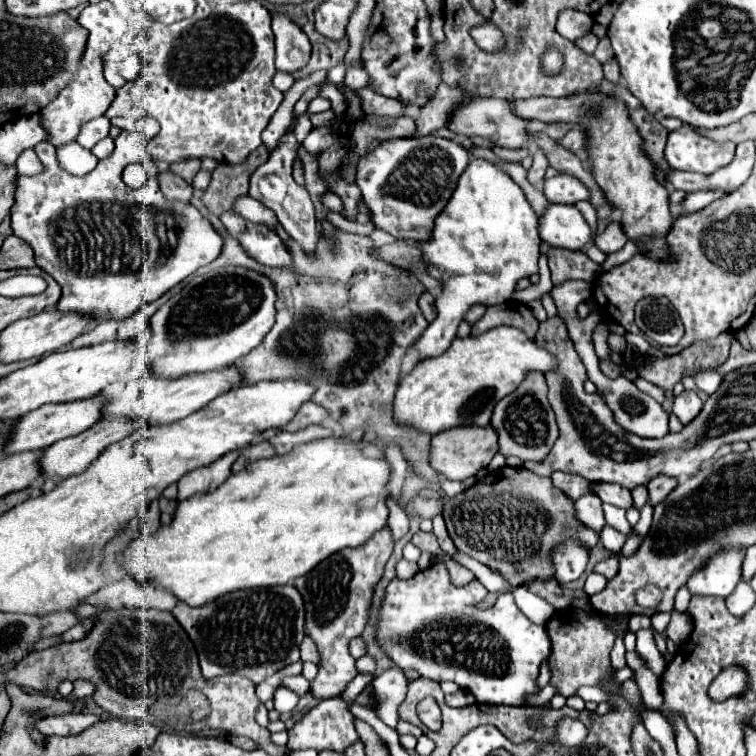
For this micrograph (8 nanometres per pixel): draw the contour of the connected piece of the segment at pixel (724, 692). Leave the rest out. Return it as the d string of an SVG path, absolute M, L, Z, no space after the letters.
M731 666L731 668L723 670L715 678L715 682L711 684L711 688L709 688L711 690L711 698L725 700L725 698L729 698L733 694L739 694L745 688L745 680L747 680L747 676L745 676L745 672L741 668Z

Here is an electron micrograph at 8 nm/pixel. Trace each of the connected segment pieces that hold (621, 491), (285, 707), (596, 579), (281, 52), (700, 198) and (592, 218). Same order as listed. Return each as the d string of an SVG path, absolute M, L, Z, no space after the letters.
M593 484L593 492L607 504L615 504L617 508L623 508L623 510L631 510L635 508L632 499L632 491L622 487L618 484Z
M281 686L281 688L277 688L273 702L275 702L275 710L277 710L279 714L291 712L291 710L297 706L297 702L299 702L299 694L295 694L293 690Z
M591 572L591 574L587 576L587 582L585 582L585 588L583 588L583 590L591 596L591 594L595 594L595 592L601 592L605 584L607 584L607 578L605 578L603 574Z
M283 12L273 14L275 32L275 68L279 72L293 74L301 70L311 58L311 42L307 34L293 22L291 16Z
M693 192L693 194L687 194L685 200L681 202L681 206L683 206L681 214L691 214L695 210L703 210L703 206L709 206L717 198L721 198L721 192Z
M577 202L575 206L581 210L583 218L589 222L591 232L593 232L593 234L597 234L597 210L595 210L595 208L593 208L589 202Z

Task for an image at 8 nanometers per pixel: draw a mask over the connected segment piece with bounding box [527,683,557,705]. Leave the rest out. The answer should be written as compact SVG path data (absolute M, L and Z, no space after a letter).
M548 683L545 688L542 688L538 693L529 695L527 700L531 705L541 705L547 701L550 701L556 692L557 689L555 686L552 686L550 683Z

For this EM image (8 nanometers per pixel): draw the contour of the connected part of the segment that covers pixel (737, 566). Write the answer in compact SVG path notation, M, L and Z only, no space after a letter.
M719 550L707 566L695 570L687 588L691 594L717 594L729 596L741 582L745 550Z

